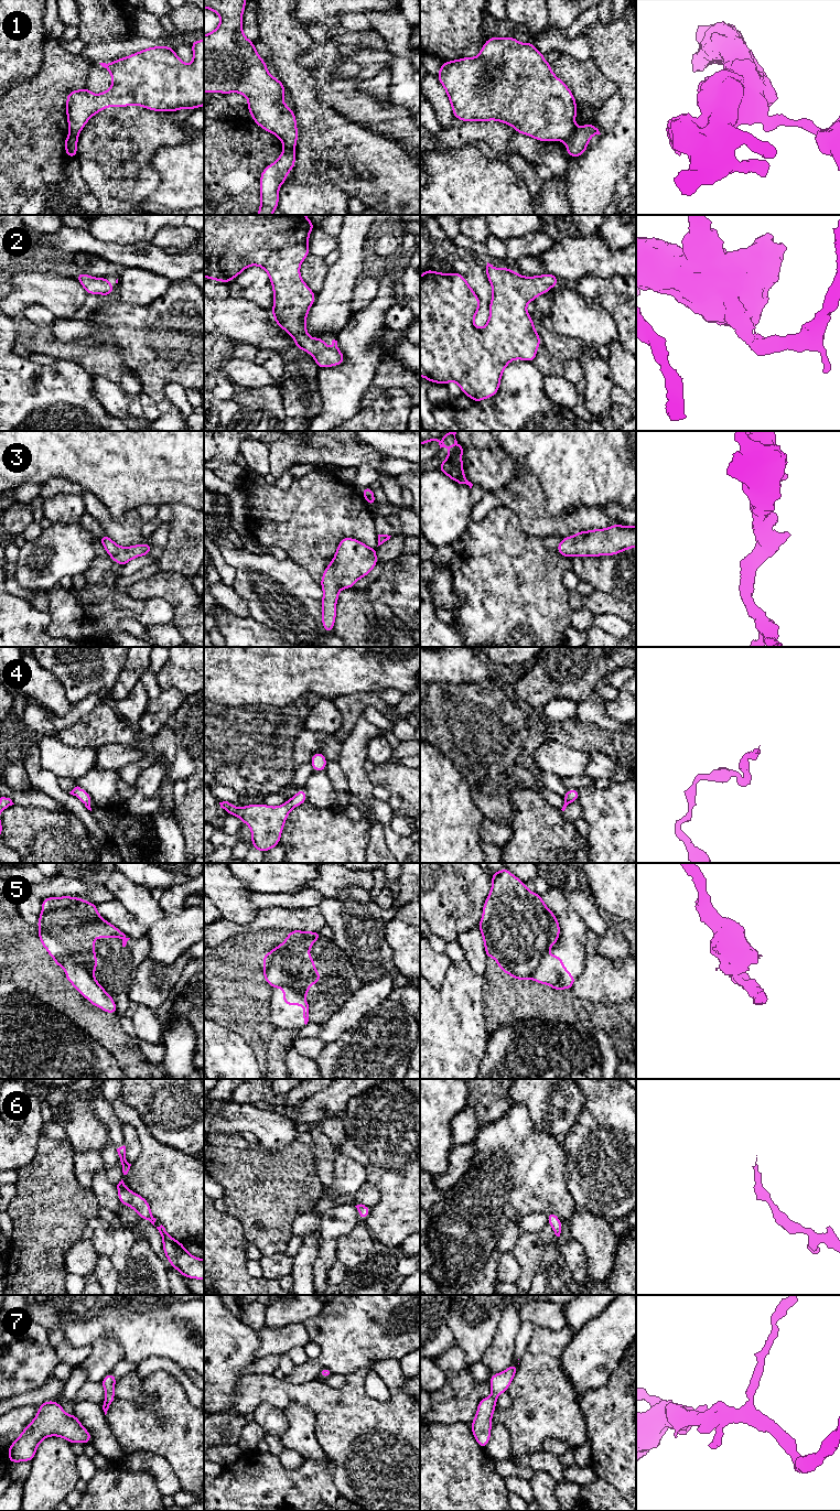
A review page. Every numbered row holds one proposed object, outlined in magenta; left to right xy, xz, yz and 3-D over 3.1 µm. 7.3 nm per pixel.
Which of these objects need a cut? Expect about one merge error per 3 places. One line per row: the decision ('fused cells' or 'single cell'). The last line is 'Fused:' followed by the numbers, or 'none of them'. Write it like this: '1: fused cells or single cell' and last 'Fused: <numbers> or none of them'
1: fused cells
2: single cell
3: single cell
4: single cell
5: fused cells
6: single cell
7: single cell
Fused: 1, 5

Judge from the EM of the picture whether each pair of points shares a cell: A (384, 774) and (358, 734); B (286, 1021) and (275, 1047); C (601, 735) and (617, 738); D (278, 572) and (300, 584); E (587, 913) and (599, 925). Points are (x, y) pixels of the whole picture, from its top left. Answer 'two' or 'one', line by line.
A: two
B: two
C: one
D: one
E: one

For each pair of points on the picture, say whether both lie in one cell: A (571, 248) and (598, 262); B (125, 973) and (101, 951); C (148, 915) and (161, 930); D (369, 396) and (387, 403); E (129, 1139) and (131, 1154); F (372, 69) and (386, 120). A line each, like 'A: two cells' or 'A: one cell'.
A: one cell
B: one cell
C: two cells
D: two cells
E: one cell
F: one cell

